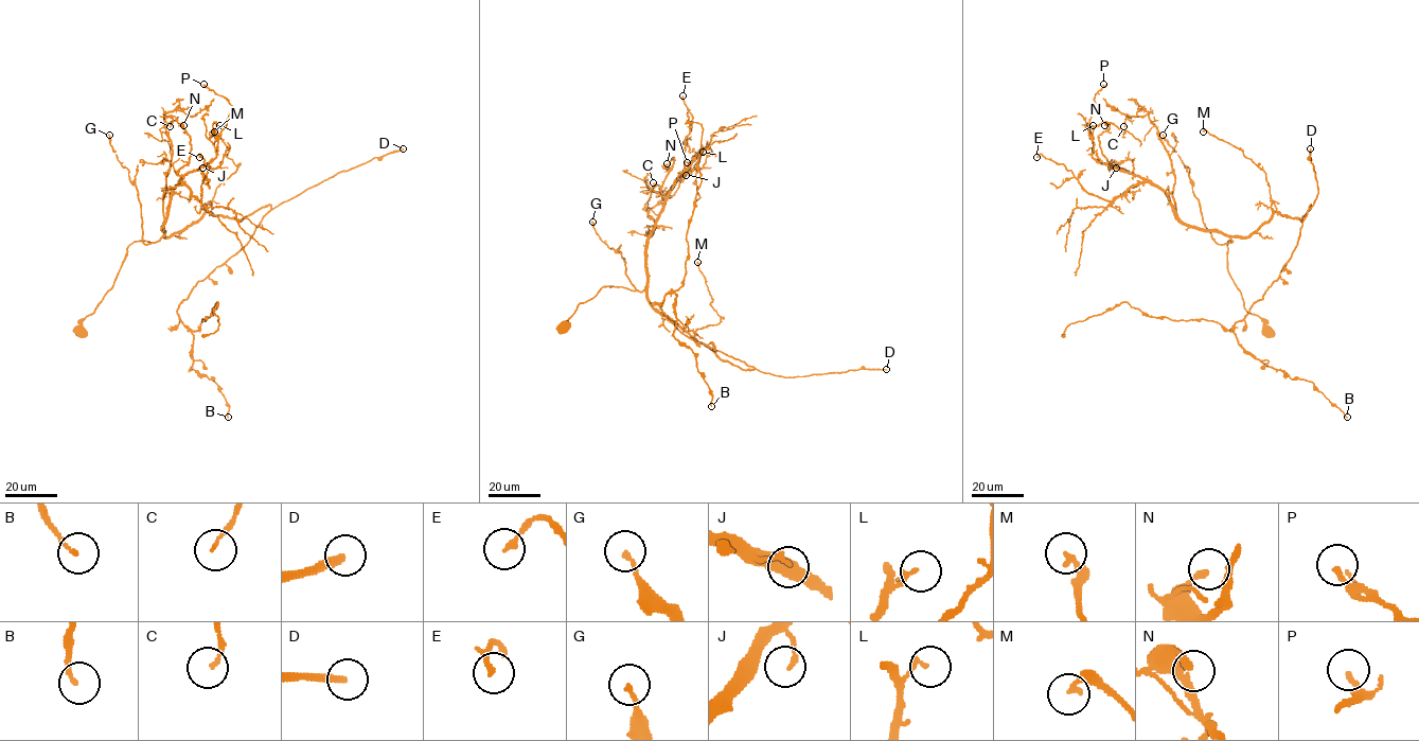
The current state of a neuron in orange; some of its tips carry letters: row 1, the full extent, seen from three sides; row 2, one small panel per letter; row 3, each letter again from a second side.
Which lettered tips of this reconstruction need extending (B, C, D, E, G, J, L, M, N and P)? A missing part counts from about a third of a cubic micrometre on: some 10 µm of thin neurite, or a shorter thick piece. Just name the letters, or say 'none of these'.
D

